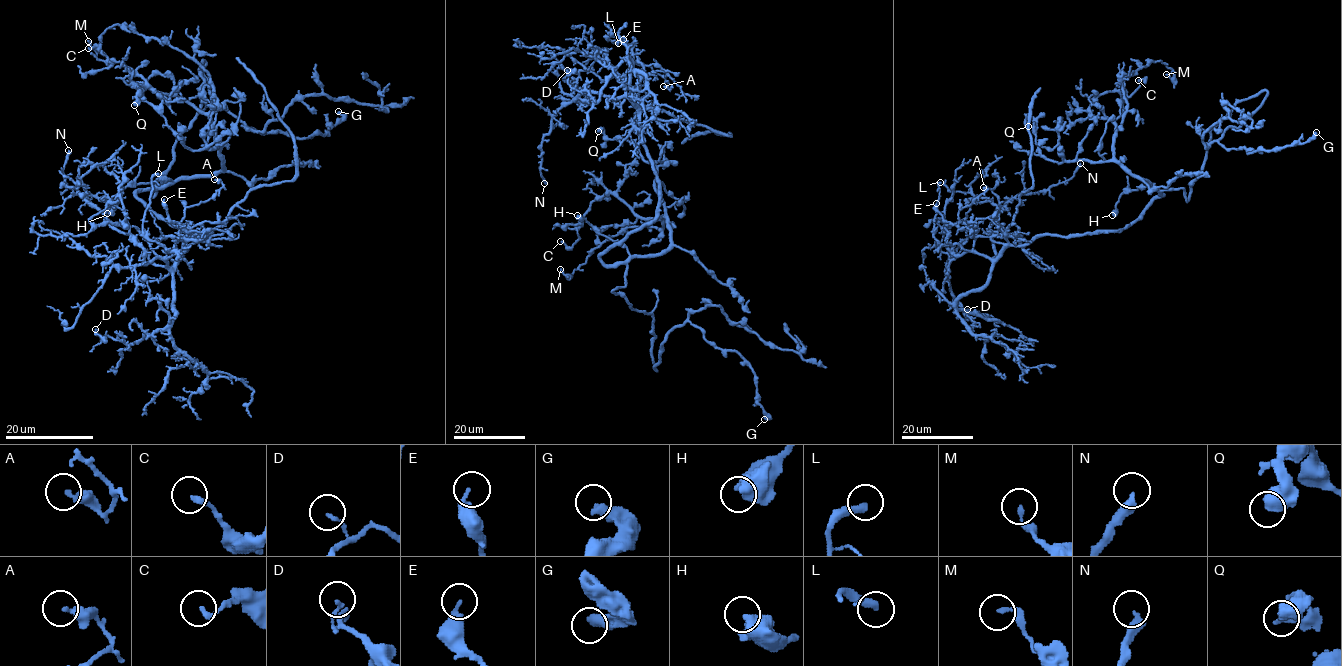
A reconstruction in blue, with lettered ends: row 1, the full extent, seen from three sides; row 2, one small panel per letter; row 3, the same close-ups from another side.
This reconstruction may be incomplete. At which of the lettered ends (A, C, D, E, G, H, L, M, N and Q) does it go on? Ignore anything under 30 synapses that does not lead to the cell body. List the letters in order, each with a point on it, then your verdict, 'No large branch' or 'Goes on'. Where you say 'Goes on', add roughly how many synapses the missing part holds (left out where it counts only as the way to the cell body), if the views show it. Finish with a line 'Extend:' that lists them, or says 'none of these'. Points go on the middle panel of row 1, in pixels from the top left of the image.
A: Place: (663, 86). No large branch
C: Place: (560, 241). No large branch
D: Place: (567, 70). No large branch
E: Place: (623, 39). No large branch
G: Place: (764, 419). No large branch
H: Place: (577, 215). No large branch
L: Place: (618, 43). No large branch
M: Place: (560, 269). No large branch
N: Place: (544, 183). No large branch
Q: Place: (598, 131). No large branch
Extend: none of these

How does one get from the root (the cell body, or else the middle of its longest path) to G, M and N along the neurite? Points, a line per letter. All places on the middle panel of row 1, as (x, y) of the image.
G: (625, 275), (612, 291), (653, 317), (654, 368), (665, 336), (689, 321), (749, 364), (764, 419)
M: (625, 275), (631, 258), (669, 246), (664, 217), (660, 230), (629, 226), (610, 235), (571, 276), (560, 269)
N: (625, 275), (600, 256), (648, 225), (659, 201), (640, 111), (594, 92), (563, 104), (542, 142), (544, 183)

